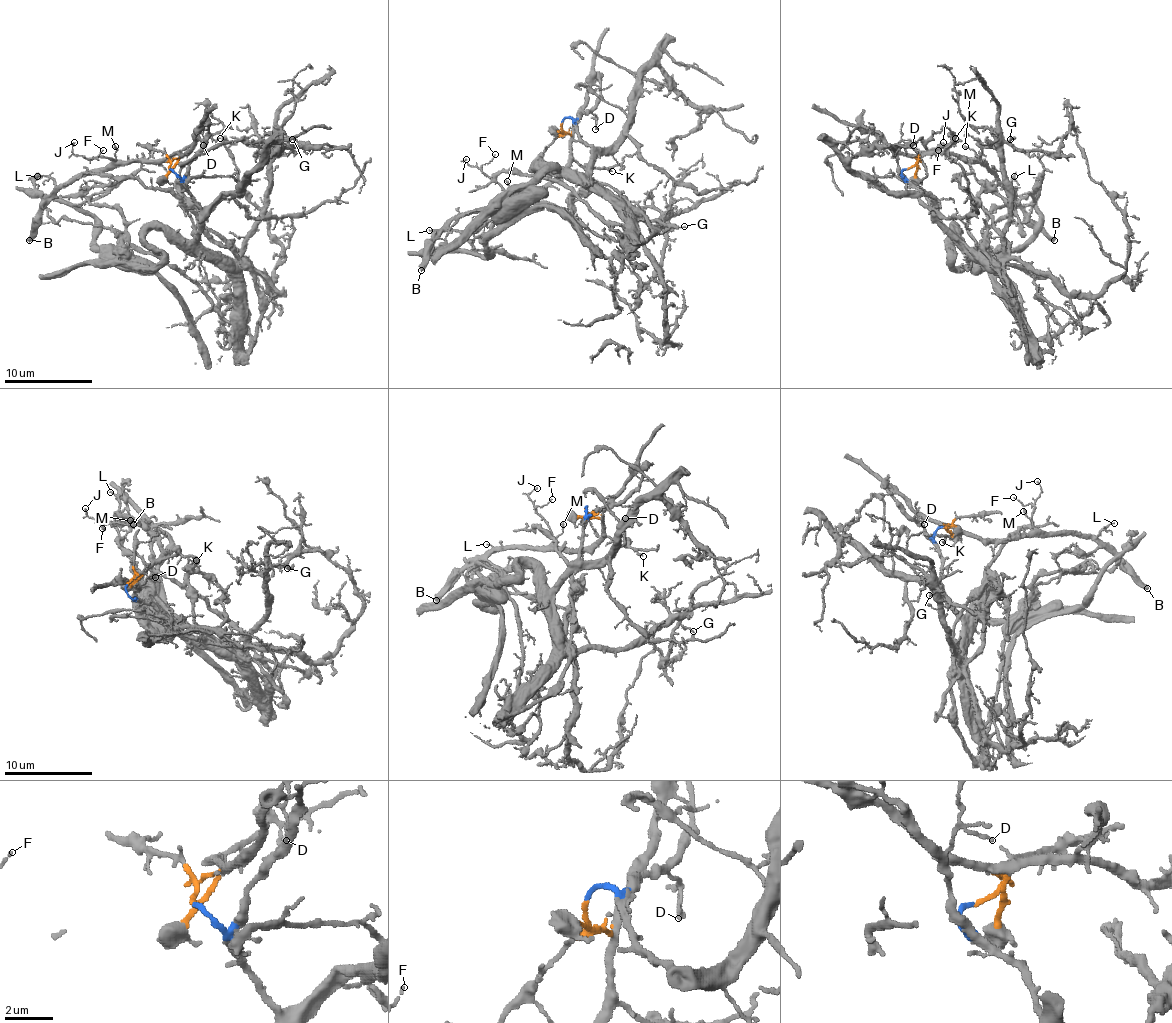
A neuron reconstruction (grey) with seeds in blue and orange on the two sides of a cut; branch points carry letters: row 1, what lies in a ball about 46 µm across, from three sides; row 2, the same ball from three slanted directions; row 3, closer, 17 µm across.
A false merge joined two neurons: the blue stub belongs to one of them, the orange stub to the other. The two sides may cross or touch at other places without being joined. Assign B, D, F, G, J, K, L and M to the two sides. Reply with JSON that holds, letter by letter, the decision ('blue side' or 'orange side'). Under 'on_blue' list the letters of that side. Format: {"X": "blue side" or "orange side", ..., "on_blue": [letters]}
{"B": "orange side", "D": "blue side", "F": "orange side", "G": "blue side", "J": "orange side", "K": "orange side", "L": "orange side", "M": "orange side", "on_blue": ["D", "G"]}

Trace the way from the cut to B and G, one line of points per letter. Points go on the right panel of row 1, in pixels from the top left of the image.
B: (907, 168), (922, 155), (977, 159), (1055, 241)
G: (907, 168), (902, 177), (960, 241), (991, 258), (1002, 247), (1008, 214), (1004, 148), (1010, 139)

